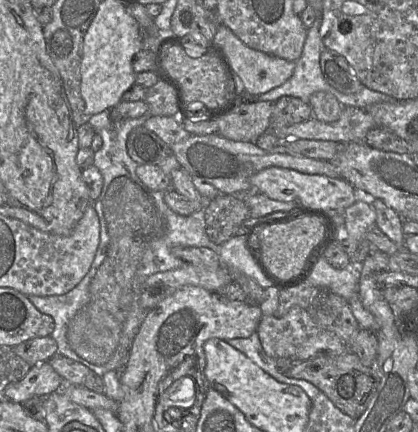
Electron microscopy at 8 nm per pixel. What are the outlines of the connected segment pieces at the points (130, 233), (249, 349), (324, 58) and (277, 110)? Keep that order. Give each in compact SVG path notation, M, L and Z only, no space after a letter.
M109 110L91 115L88 123L102 138L102 147L94 153L93 158L93 165L103 177L101 194L92 203L100 224L100 242L96 255L88 273L68 293L55 296L27 296L41 313L53 318L54 329L51 337L57 343L57 354L87 366L101 377L108 371L125 367L134 337L149 312L139 304L141 287L145 280L152 274L174 270L186 264L171 253L171 248L175 245L206 247L218 253L220 247L208 238L201 214L182 216L175 213L164 201L165 192L148 188L137 177L138 164L130 158L126 143L130 132L142 126L149 117L146 113L139 118L113 122Z
M256 331L248 338L235 338L225 341L230 346L244 354L248 359L275 380L277 378L281 381L290 383L291 378L288 378L277 370L275 362L276 359L269 357L263 350Z
M322 50L320 68L325 81L343 94L355 94L364 87L347 60L334 51Z
M283 96L274 103L268 131L292 126L312 117L310 104L293 96Z

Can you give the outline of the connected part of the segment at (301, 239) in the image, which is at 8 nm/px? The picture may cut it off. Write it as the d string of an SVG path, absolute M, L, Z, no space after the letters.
M305 215L287 223L277 223L259 231L261 261L268 272L278 280L296 276L302 269L310 251L321 241L325 221L318 216Z

